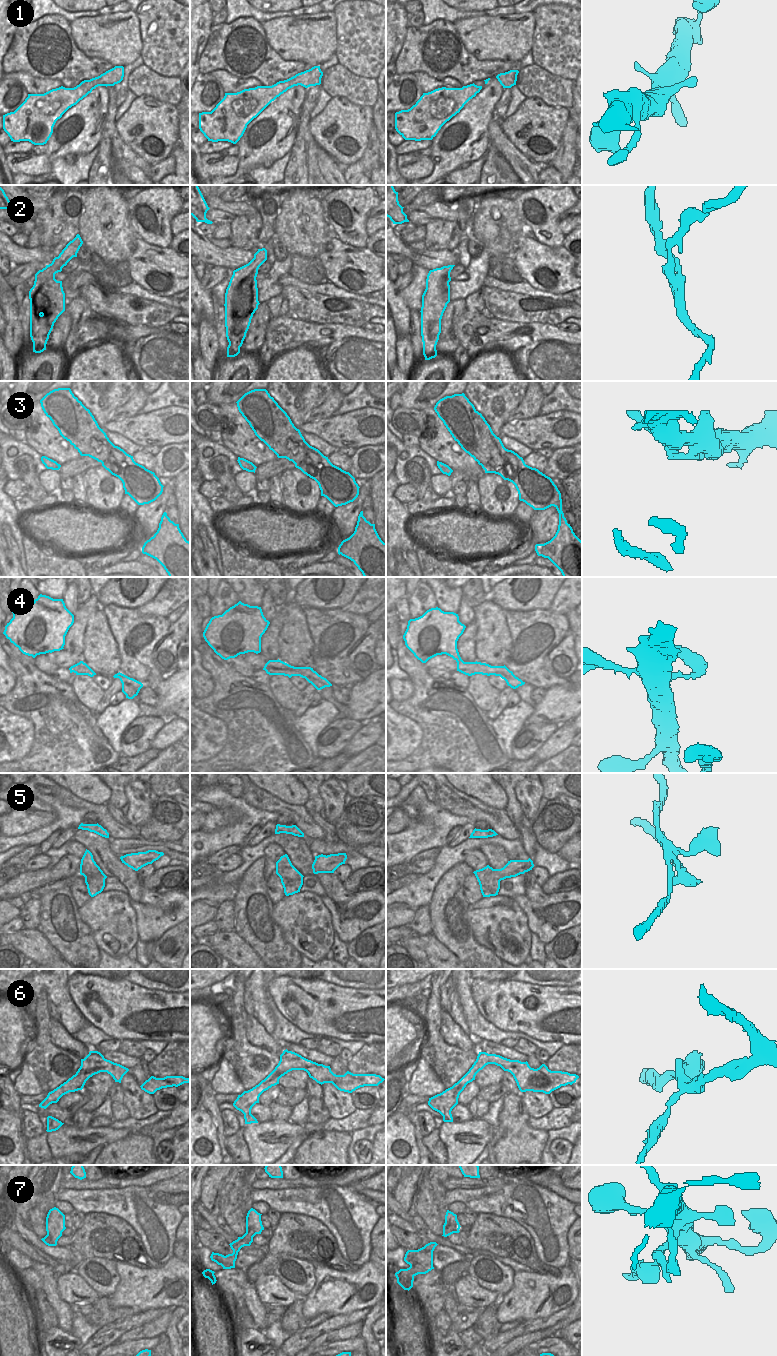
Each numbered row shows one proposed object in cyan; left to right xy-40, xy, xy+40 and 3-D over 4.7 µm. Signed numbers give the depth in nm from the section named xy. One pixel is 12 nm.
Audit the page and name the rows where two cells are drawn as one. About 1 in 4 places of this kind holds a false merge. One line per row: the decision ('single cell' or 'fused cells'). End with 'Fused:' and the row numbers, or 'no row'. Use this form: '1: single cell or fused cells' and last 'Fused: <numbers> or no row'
1: single cell
2: fused cells
3: single cell
4: single cell
5: fused cells
6: single cell
7: single cell
Fused: 2, 5

